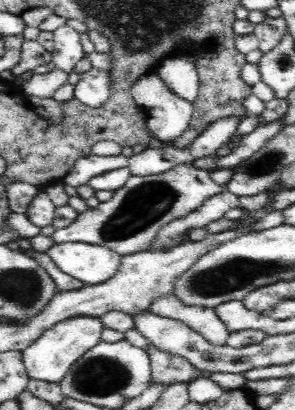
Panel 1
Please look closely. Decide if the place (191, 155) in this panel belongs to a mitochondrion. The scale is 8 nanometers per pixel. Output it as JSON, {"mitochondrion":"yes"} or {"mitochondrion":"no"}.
{"mitochondrion":"no"}

